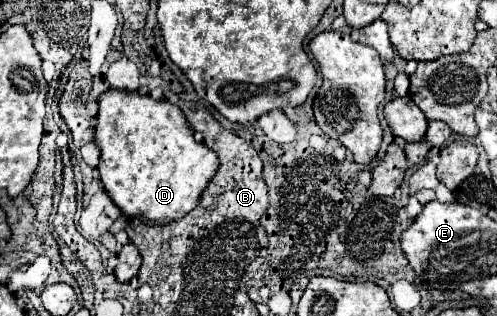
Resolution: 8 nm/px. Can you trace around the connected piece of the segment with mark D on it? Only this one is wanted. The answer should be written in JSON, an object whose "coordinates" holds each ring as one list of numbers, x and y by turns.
{"coordinates":[[108,90,100,96,98,104,100,110,96,116,98,124,94,136,94,142,102,150,98,172,104,190,114,200,114,204,126,216,136,216,148,224,168,224,192,212,198,206,204,188,218,170,218,156,214,150,194,140,194,134,186,122,184,112,166,100,156,102,150,96,142,96,138,92,128,90]]}

